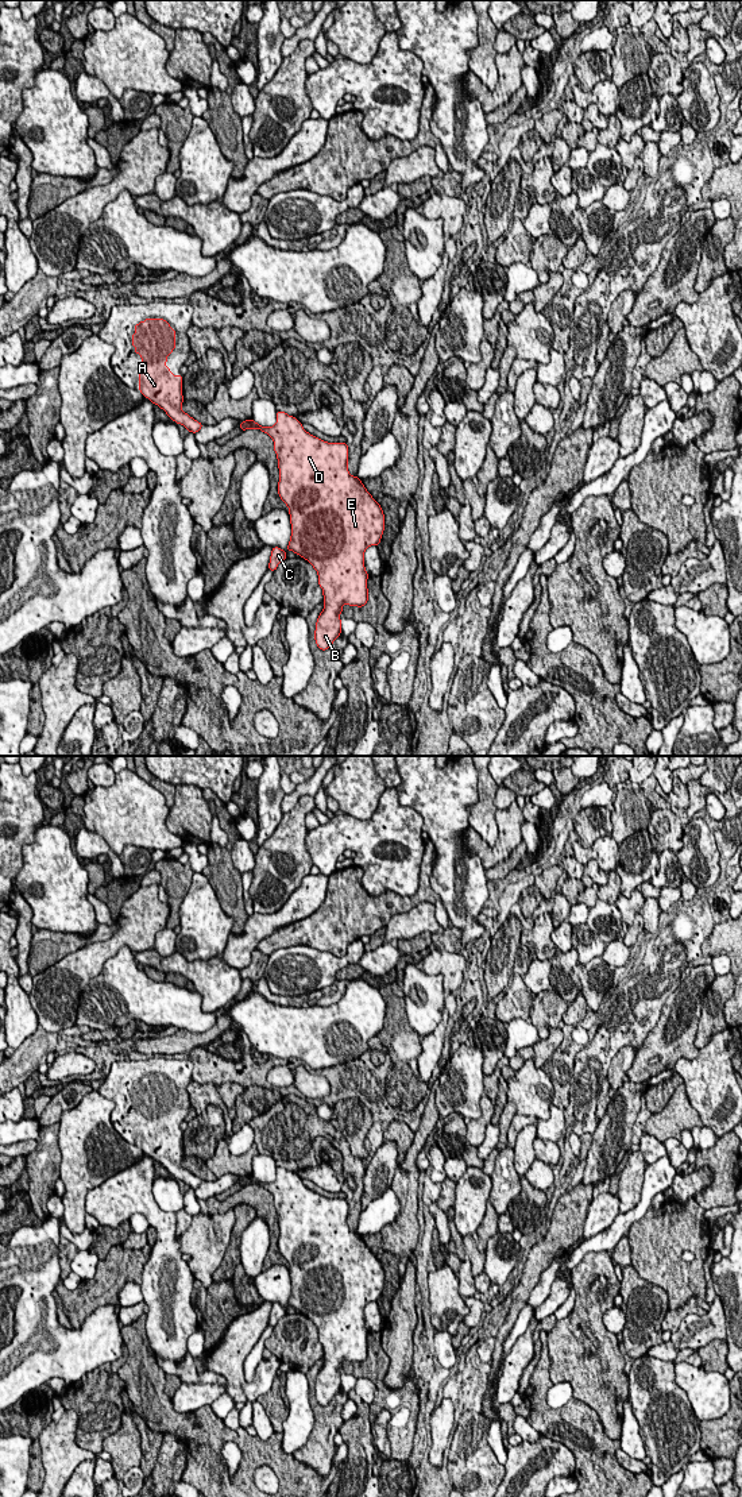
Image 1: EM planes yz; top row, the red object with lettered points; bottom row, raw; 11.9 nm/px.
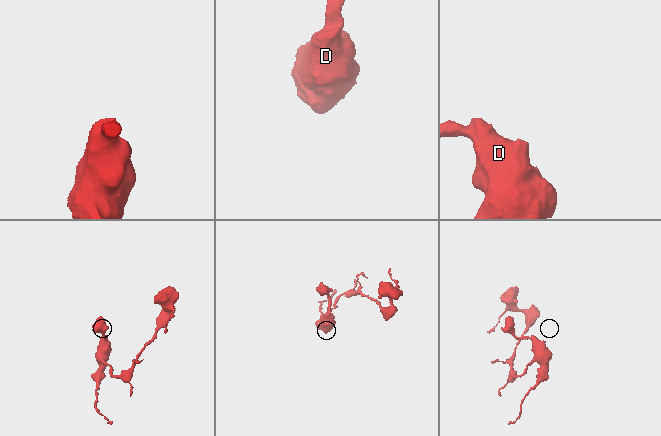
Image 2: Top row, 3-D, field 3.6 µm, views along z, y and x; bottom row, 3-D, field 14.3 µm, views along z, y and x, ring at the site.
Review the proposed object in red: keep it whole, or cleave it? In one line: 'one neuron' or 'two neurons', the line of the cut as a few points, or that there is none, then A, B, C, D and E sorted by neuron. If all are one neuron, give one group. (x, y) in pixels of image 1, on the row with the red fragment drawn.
one neuron | no cut | A B C D E

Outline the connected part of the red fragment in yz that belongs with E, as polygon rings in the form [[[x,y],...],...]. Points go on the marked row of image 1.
[[[277,412],[273,427],[262,427],[252,418],[244,420],[239,427],[241,431],[260,429],[274,441],[279,468],[278,494],[289,508],[291,536],[286,551],[273,548],[268,570],[275,571],[286,560],[286,552],[293,551],[317,571],[324,609],[316,622],[314,640],[320,649],[326,651],[341,633],[343,606],[362,607],[368,601],[364,551],[380,543],[384,530],[383,510],[362,481],[349,474],[347,443],[328,443],[310,435],[286,412]]]

